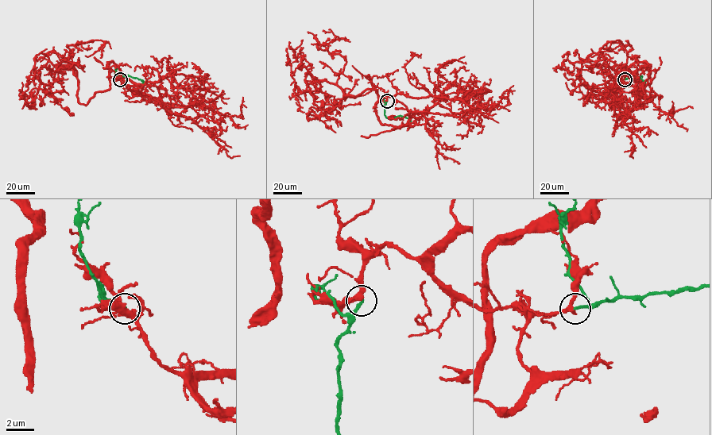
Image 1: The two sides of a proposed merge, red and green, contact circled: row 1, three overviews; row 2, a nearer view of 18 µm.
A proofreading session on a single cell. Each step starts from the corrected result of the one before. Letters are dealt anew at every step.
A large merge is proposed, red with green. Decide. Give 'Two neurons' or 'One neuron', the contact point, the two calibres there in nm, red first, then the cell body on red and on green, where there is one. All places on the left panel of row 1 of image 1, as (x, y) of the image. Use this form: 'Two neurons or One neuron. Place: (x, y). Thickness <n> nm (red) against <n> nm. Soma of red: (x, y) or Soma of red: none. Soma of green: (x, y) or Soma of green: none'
Two neurons. Place: (120, 79). Thickness 280 nm (red) against 220 nm. Soma of red: none. Soma of green: none

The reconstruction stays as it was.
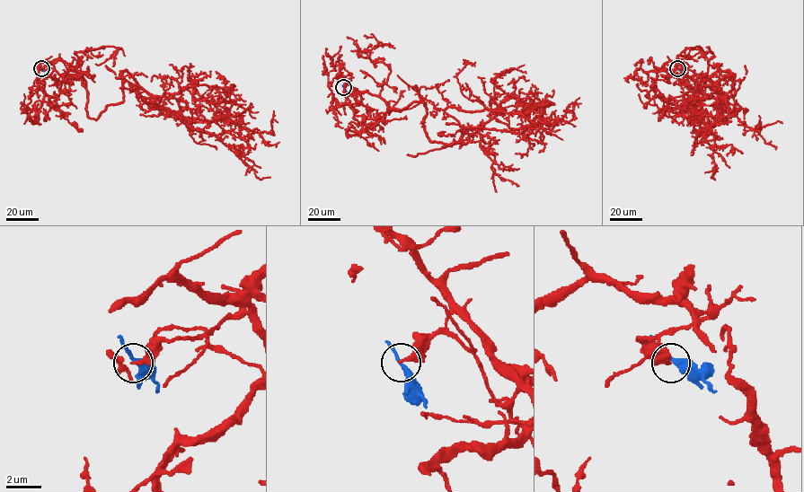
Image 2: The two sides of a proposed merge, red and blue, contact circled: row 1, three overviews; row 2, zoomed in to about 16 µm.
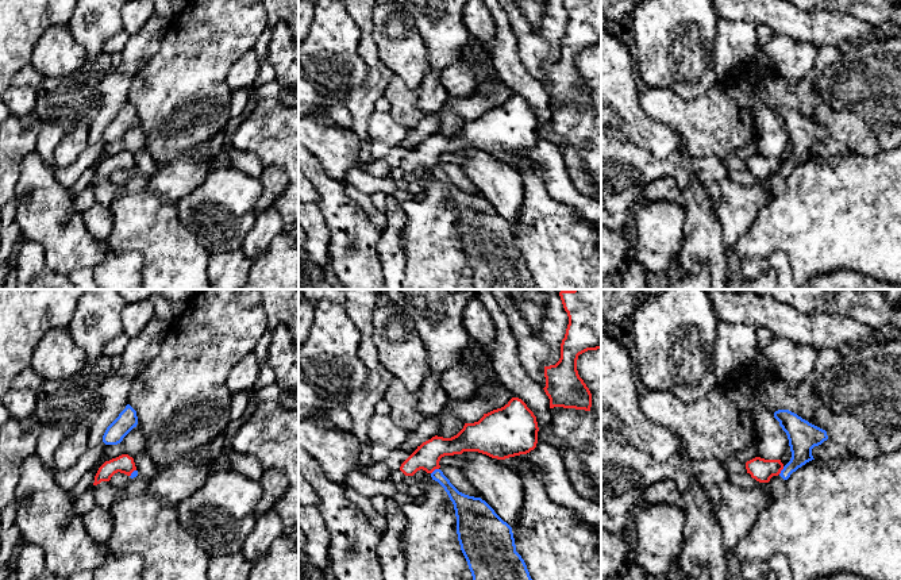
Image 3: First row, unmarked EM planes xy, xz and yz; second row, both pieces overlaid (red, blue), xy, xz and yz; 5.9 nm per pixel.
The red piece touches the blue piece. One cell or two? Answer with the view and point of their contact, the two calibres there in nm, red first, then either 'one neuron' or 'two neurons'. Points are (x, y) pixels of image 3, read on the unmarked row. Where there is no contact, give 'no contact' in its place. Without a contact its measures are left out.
xz (434, 166) | 160/100 nm | two neurons

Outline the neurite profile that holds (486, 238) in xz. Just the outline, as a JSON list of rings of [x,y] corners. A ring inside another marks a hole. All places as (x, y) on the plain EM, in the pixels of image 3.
[[[435,166],[431,174],[444,185],[454,201],[458,238],[473,273],[474,289],[540,289],[516,249],[512,224],[481,195],[459,189],[440,166]]]

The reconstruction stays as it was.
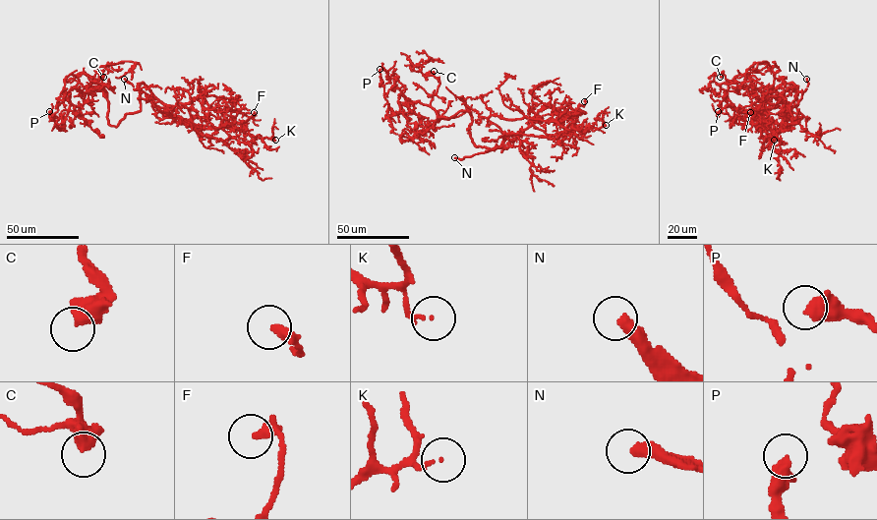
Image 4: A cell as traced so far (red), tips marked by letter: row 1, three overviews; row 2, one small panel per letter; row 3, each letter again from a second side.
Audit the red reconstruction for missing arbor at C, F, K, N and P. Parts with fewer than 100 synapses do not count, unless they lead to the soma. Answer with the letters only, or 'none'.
N

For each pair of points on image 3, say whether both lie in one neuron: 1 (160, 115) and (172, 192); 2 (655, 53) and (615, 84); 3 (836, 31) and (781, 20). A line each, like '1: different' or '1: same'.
1: different
2: different
3: same

